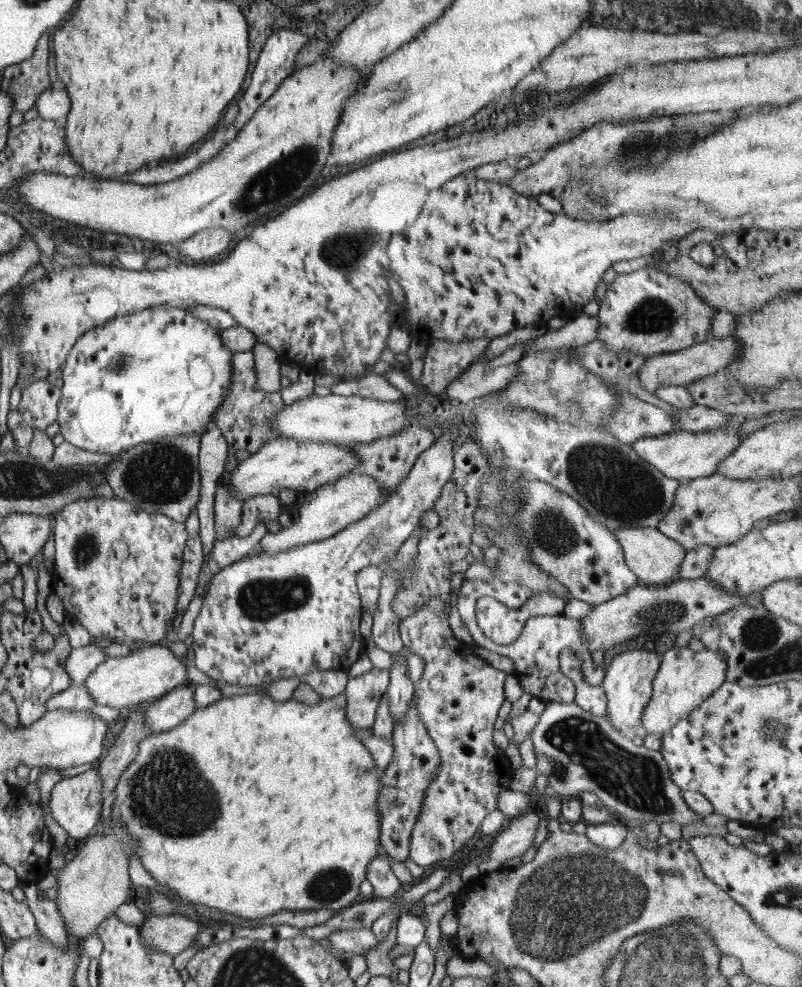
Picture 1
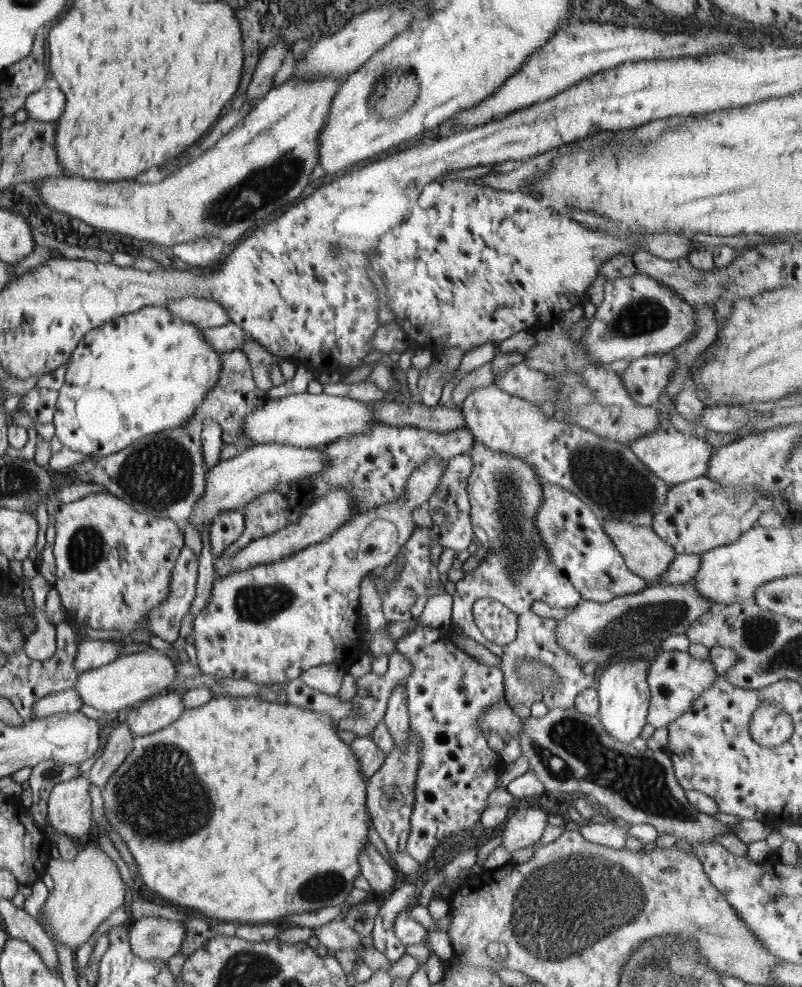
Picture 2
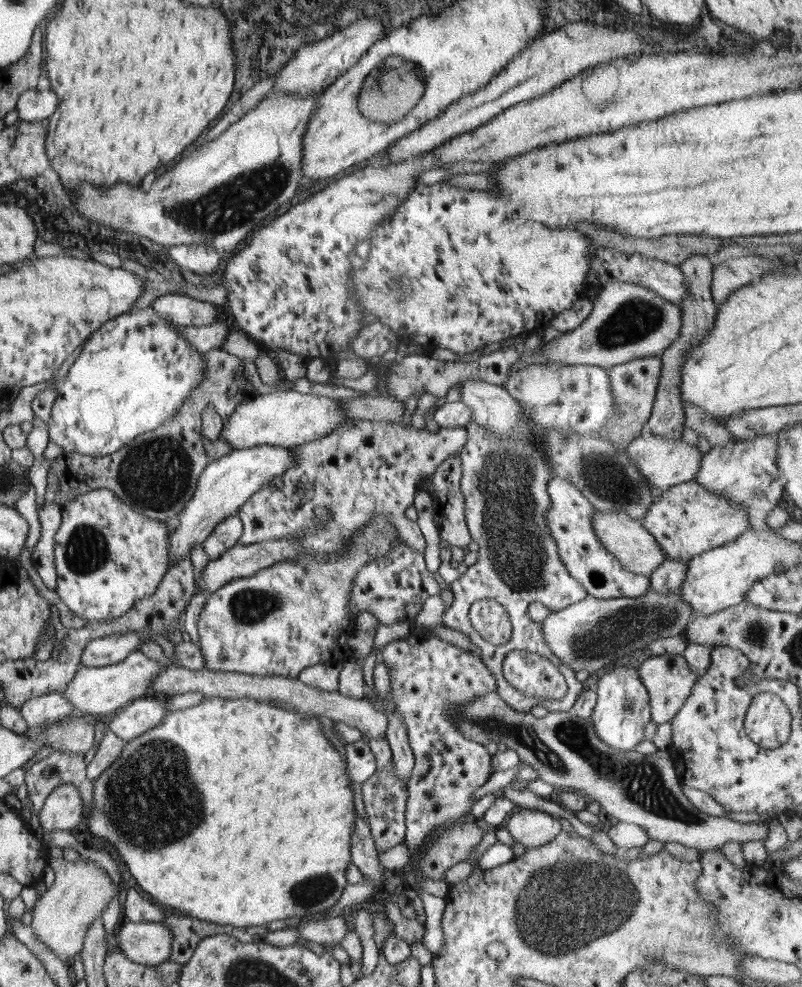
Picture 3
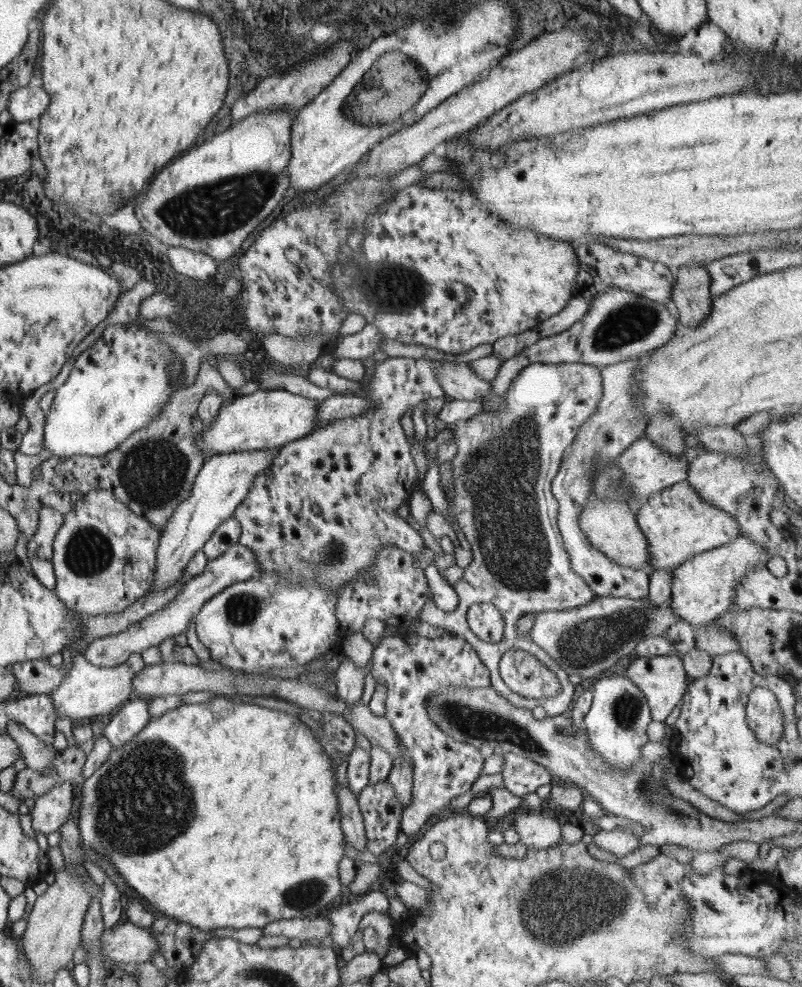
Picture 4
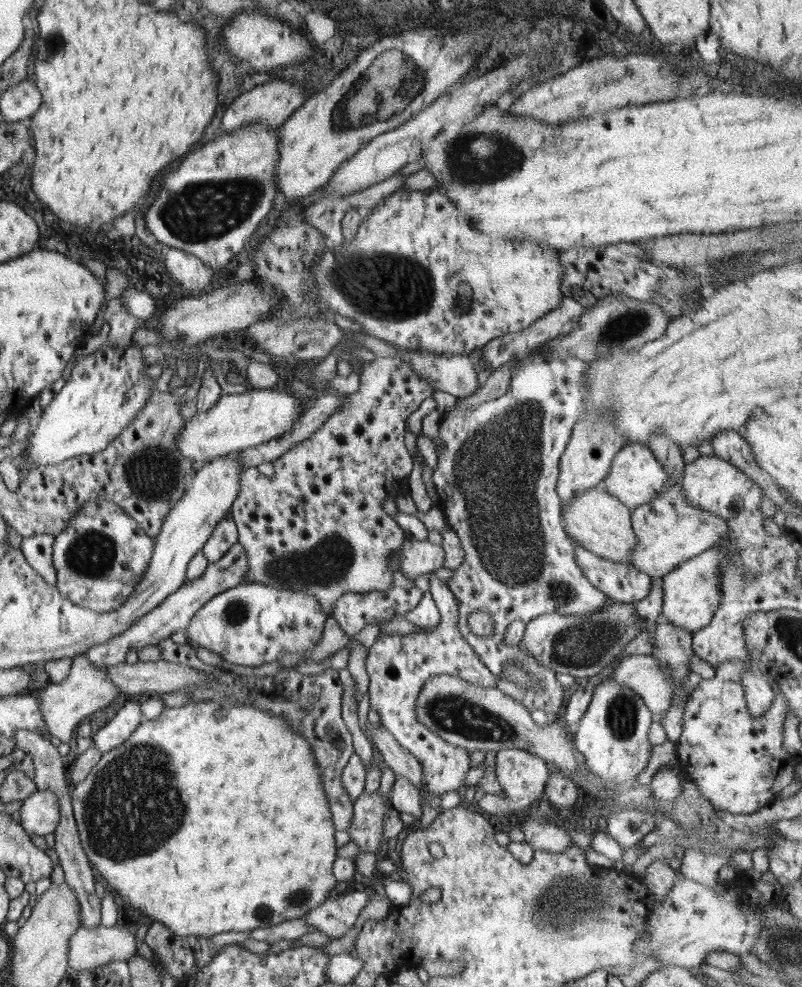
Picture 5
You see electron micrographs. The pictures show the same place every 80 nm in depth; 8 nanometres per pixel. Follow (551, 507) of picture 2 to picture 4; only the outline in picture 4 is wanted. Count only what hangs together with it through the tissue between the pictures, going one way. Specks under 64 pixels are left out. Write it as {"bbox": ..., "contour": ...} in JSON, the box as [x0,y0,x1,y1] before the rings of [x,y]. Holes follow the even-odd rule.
{"bbox":[551,360,649,600],"contour":[[[629,360],[600,368],[603,378],[603,397],[597,406],[597,411],[586,422],[581,423],[579,433],[561,459],[559,471],[551,482],[552,494],[558,501],[558,530],[568,553],[572,571],[582,576],[586,585],[598,597],[642,600],[649,596],[649,572],[614,563],[611,558],[593,547],[579,525],[580,513],[591,495],[589,484],[592,483],[591,476],[595,466],[598,463],[616,460],[635,440],[643,436],[647,427],[647,422],[641,417],[643,414],[637,405],[641,400],[641,394],[634,369],[639,364],[641,362],[638,360]]]}

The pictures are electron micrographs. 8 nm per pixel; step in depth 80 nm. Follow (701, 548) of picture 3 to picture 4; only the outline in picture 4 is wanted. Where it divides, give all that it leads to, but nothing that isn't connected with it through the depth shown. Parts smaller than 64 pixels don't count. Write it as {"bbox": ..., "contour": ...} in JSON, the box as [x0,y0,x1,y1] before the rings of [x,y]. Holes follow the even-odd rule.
{"bbox":[636,481,740,572],"contour":[[[688,481],[677,482],[640,502],[636,520],[649,542],[650,572],[674,570],[689,558],[728,544],[740,535],[737,520],[721,508],[709,505]]]}

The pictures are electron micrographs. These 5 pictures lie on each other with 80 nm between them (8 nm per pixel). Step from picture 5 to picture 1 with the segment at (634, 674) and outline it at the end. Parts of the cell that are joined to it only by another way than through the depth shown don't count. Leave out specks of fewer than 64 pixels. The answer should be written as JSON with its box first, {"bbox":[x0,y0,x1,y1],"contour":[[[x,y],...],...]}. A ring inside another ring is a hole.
{"bbox":[642,646,728,734],"contour":[[[687,646],[671,647],[661,658],[653,680],[653,691],[644,712],[642,727],[650,734],[664,734],[672,727],[686,720],[701,702],[704,702],[716,689],[723,685],[728,670],[727,660],[714,650],[704,649],[692,652]]]}

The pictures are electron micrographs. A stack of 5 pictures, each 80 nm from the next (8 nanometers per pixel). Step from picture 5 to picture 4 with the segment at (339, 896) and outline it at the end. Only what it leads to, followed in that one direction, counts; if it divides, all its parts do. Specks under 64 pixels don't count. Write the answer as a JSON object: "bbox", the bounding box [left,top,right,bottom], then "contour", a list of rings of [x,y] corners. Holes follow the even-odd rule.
{"bbox":[325,891,390,956],"contour":[[[370,891],[360,896],[349,897],[348,902],[328,912],[325,919],[330,919],[333,926],[330,936],[333,942],[338,944],[349,956],[351,950],[352,936],[358,929],[362,916],[368,912],[375,911],[385,913],[390,908],[388,897],[381,891]]]}

